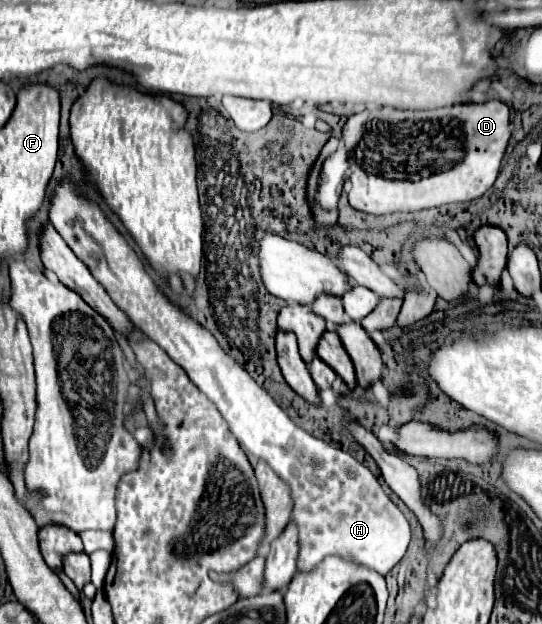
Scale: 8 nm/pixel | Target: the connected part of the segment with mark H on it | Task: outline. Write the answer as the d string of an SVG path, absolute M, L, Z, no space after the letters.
M62 181L56 189L50 205L50 223L76 257L88 265L114 303L128 313L132 323L158 343L216 405L240 447L268 463L268 467L286 481L294 501L292 521L298 527L298 571L310 573L324 557L338 555L368 569L376 569L380 575L390 573L408 549L410 525L370 469L358 463L350 453L312 437L292 423L246 369L222 351L210 331L202 329L156 289L138 255L104 217L100 207L78 197L68 181Z

